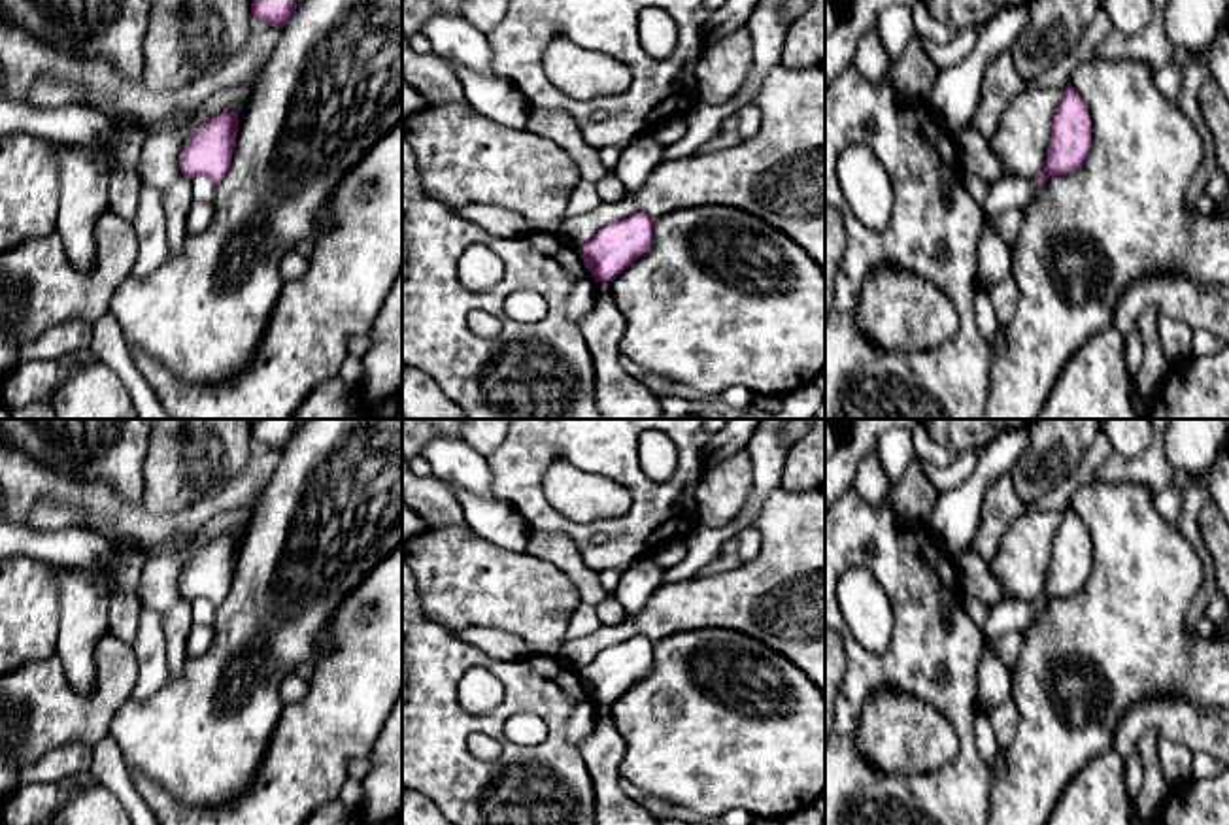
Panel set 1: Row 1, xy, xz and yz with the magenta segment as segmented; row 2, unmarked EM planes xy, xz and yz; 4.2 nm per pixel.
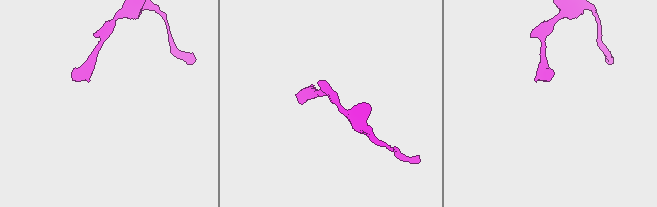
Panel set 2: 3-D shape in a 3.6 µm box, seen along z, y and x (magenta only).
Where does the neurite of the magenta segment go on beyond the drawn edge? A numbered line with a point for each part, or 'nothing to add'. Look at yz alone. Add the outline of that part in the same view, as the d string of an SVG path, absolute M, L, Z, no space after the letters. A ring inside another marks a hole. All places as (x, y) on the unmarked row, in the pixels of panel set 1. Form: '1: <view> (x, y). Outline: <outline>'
1: yz (1012, 616). Outline: M1004 600L991 604L987 621L982 627L984 648L993 648L993 642L1006 632L1025 632L1040 615L1040 602Z

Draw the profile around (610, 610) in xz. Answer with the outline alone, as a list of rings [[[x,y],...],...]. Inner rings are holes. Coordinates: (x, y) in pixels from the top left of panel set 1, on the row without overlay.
[[[608,595],[595,608],[602,625],[617,625],[627,617],[623,604],[614,595]]]

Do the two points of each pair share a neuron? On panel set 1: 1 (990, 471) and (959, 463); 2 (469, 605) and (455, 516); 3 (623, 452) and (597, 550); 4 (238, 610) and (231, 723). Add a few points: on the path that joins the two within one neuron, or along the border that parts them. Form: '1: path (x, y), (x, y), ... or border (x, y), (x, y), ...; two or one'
1: border (980, 452), (963, 482), (937, 488); two
2: border (427, 525), (467, 529); two
3: path (631, 476), (639, 486), (639, 512), (622, 529); one
4: path (238, 640), (218, 669), (208, 705); one

